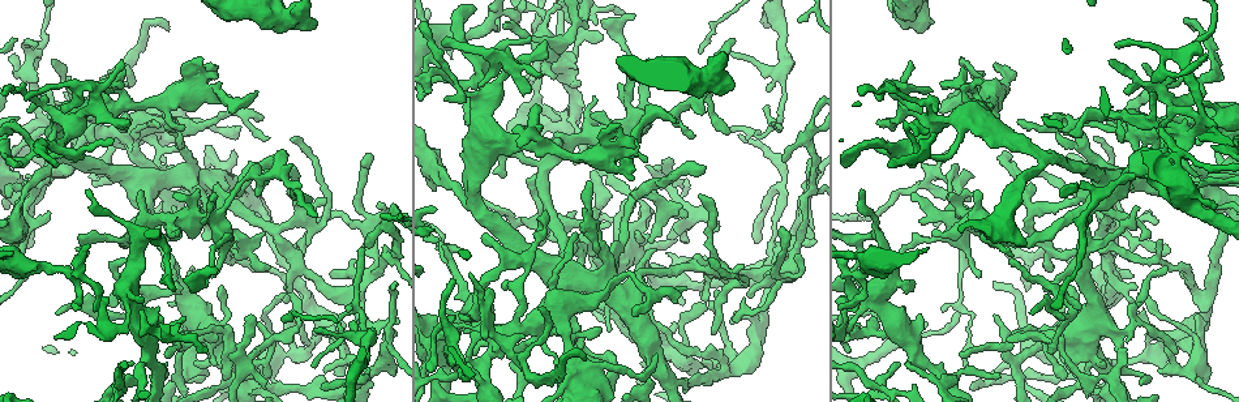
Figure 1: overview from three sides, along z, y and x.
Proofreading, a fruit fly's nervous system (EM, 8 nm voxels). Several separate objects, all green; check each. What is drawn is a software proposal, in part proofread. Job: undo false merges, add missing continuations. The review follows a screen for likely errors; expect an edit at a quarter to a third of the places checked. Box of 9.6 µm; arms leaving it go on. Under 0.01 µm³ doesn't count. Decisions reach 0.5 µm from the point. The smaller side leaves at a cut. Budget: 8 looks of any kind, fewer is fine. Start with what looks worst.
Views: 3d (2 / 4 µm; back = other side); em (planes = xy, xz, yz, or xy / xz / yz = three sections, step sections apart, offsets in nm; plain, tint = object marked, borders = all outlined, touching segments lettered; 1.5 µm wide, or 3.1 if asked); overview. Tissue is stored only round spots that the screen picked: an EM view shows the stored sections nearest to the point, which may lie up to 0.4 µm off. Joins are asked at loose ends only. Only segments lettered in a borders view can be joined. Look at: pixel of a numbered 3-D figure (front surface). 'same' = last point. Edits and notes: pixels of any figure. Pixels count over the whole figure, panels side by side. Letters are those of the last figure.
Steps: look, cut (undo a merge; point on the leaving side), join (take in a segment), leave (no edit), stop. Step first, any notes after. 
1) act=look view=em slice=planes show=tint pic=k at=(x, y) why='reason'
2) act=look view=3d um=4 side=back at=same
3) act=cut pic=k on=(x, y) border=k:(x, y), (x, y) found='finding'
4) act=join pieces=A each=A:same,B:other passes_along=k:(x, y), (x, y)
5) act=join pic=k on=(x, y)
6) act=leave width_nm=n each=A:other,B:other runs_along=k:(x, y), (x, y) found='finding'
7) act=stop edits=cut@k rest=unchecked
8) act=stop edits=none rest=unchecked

act=look view=em slice=yz step=4 show=borders pic=1 at=(256, 90) why='branch stops here'

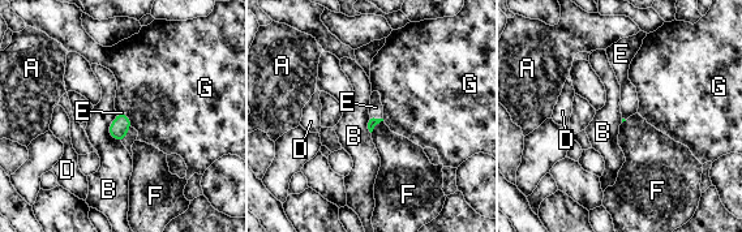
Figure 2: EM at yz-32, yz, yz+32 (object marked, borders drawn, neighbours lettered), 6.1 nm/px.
act=join pieces=E each=A:other,B:other,D:other,E:same,F:other,G:other passes_along=2:(372, 121), (376, 117), (376, 110) found='it goes on there'

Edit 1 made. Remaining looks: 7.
act=look view=em slice=planes show=borders pic=1 at=(893, 336) why='sudden change in width'

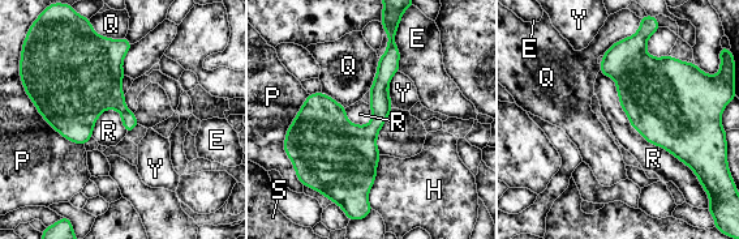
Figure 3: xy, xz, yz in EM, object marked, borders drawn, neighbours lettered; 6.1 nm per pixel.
act=leave each=E:other,H:other,P:other,Q:other,R:other,S:other,Y:other border=3:(22, 43), (25, 93), (84, 145) found='continuous, no second neuron'

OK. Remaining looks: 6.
act=look view=3d um=2 pic=1 at=(512, 129) why='free end'

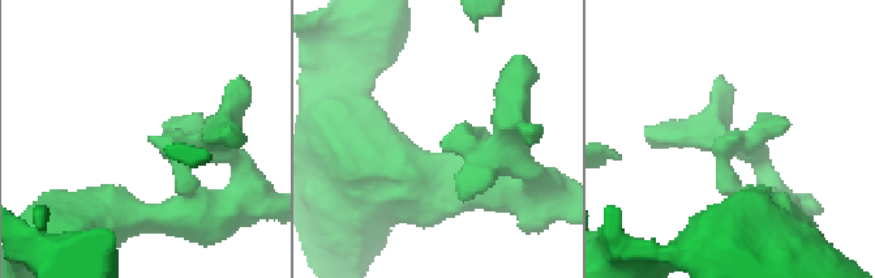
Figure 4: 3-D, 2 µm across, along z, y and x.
act=look view=em slice=xy step=8 show=tint pic=4 at=(442, 145) why='now the EM'

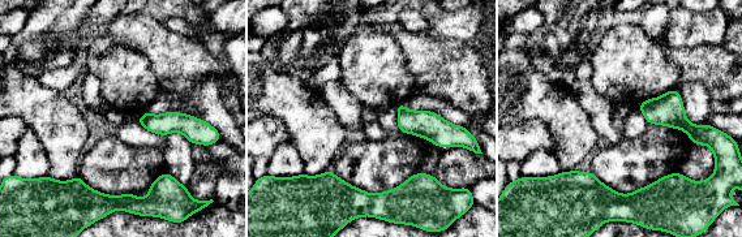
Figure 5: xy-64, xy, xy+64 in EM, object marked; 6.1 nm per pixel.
act=look view=em slice=planes show=borders at=same

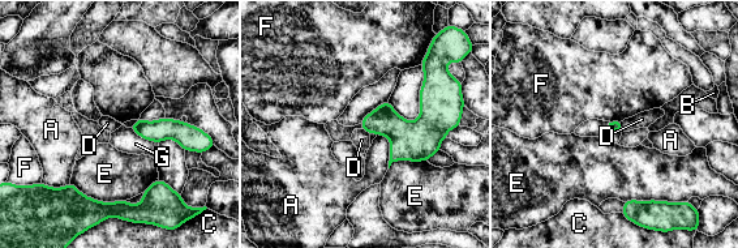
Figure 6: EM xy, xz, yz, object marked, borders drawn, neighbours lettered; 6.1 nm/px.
act=leave each=A:other,B:other,C:other,D:other,E:other,F:other,G:other runs_along=6:(136, 127), (176, 129), (192, 137) found='none of them fits'

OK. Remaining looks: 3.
act=look view=em slice=planes show=tint pic=1 at=(887, 80) why='abrupt turn'

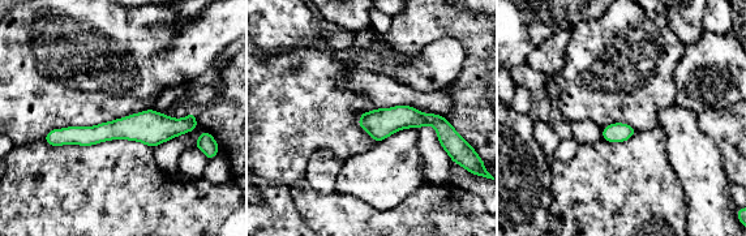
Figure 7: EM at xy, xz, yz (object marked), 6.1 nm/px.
act=look view=em slice=planes show=borders at=same

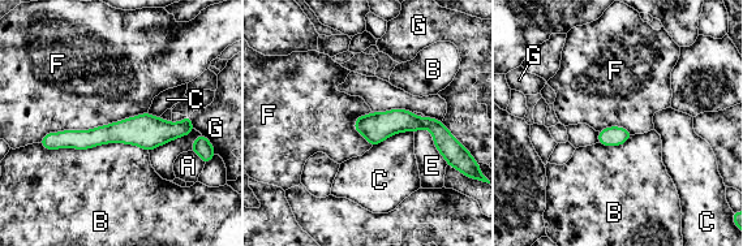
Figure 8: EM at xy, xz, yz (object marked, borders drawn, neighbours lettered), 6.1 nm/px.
act=leave each=A:other,B:other,C:other,E:other,F:other,G:other found='continuous, no second neuron'

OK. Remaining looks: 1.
act=stop edits=join@2 rest=unchecked

